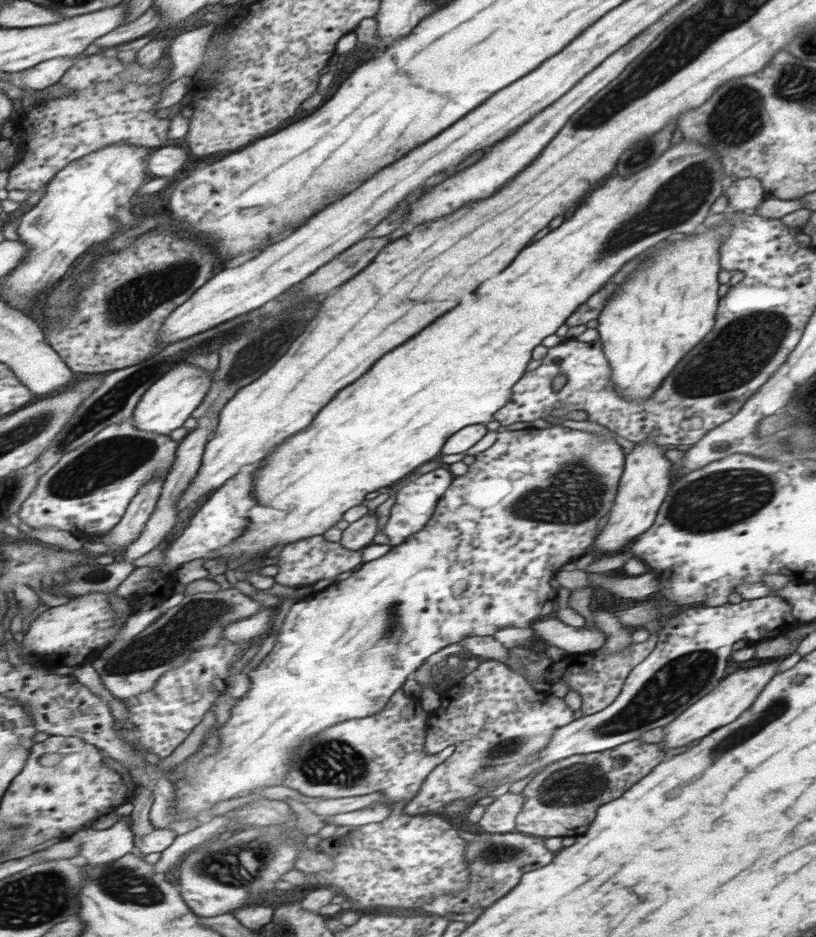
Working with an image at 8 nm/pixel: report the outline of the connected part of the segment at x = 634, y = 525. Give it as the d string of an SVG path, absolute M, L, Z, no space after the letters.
M645 440L635 444L625 459L624 474L617 487L617 500L613 500L613 512L609 512L605 524L601 527L601 536L597 535L597 544L593 544L599 552L619 553L625 544L639 534L644 534L655 522L655 512L662 506L663 498L667 498L669 488L669 462L665 458L666 449L657 445L655 440Z

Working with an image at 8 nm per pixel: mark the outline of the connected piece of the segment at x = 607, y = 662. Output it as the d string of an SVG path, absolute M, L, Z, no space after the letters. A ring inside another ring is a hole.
M653 634L649 635L648 638L649 640L639 644L625 645L625 648L619 650L617 654L599 654L599 652L569 654L569 656L561 658L559 662L555 662L553 666L549 666L547 670L543 670L541 674L531 676L529 683L547 682L547 684L557 684L557 682L563 682L568 690L574 690L579 694L579 698L581 698L580 709L583 715L603 711L620 694L621 687L624 686L624 680L631 674L632 668L644 662L647 659L647 654L651 654L651 648L655 646L657 638ZM583 658L589 658L589 660L583 662ZM557 668L571 668L571 670L557 670ZM591 668L593 668L593 676L591 676Z

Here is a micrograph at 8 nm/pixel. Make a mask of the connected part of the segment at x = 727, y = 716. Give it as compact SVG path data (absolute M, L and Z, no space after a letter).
M765 664L765 666L745 668L745 672L738 669L737 672L725 676L725 680L721 680L712 691L709 691L705 696L699 698L697 702L688 706L671 723L667 723L663 727L665 736L657 743L660 749L664 752L666 748L685 746L685 744L689 744L693 740L703 739L703 736L709 735L711 730L715 731L715 728L719 729L727 726L729 722L733 722L745 708L749 708L749 704L755 700L755 696L759 694L759 690L775 674L775 666L777 664Z

